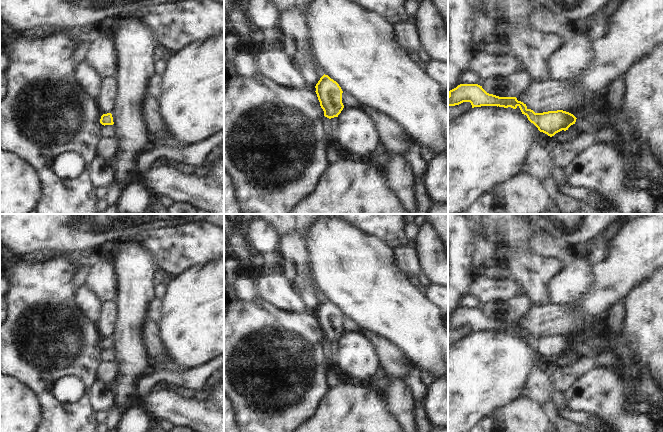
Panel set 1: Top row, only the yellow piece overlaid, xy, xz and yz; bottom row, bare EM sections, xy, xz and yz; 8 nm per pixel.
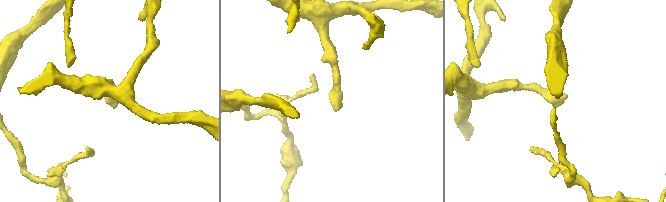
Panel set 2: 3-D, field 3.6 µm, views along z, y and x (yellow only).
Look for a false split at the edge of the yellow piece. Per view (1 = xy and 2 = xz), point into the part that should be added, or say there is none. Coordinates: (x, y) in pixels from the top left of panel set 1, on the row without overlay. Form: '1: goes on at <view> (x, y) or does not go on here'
1: does not go on here
2: goes on at xz (325, 345)

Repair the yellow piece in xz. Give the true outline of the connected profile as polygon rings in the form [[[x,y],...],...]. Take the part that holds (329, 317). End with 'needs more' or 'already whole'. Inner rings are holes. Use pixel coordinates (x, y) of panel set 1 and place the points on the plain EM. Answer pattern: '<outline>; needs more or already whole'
[[[325,298],[320,302],[315,312],[315,316],[325,340],[322,343],[322,352],[333,367],[334,358],[331,356],[330,343],[338,341],[344,332],[342,327],[343,315],[336,305]]]; needs more

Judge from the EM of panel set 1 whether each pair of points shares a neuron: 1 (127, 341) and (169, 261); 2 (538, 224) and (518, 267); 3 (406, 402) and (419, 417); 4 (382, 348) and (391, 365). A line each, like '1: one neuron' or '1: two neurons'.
1: two neurons
2: two neurons
3: two neurons
4: one neuron

